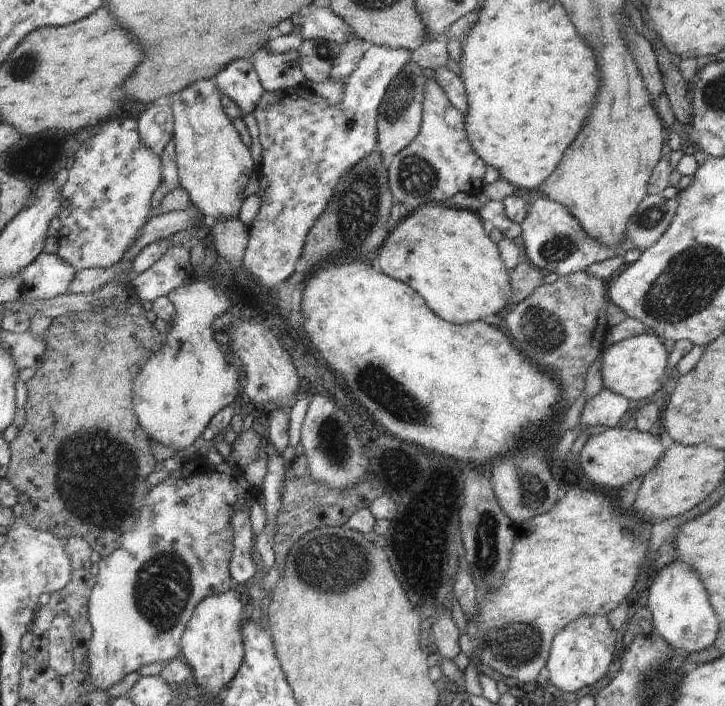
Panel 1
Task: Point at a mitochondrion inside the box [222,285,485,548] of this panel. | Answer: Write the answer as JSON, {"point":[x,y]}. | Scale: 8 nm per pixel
{"point":[376,385]}

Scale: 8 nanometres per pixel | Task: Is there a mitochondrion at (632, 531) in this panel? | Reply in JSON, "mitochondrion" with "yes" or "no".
{"mitochondrion":"yes"}

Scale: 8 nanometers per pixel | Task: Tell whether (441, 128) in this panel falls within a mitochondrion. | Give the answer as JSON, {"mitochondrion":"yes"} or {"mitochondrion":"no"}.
{"mitochondrion":"no"}

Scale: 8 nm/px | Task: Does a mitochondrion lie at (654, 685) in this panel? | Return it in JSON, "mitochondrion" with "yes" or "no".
{"mitochondrion":"yes"}

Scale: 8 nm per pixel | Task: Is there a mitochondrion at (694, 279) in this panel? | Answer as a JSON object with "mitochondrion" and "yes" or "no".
{"mitochondrion":"yes"}

